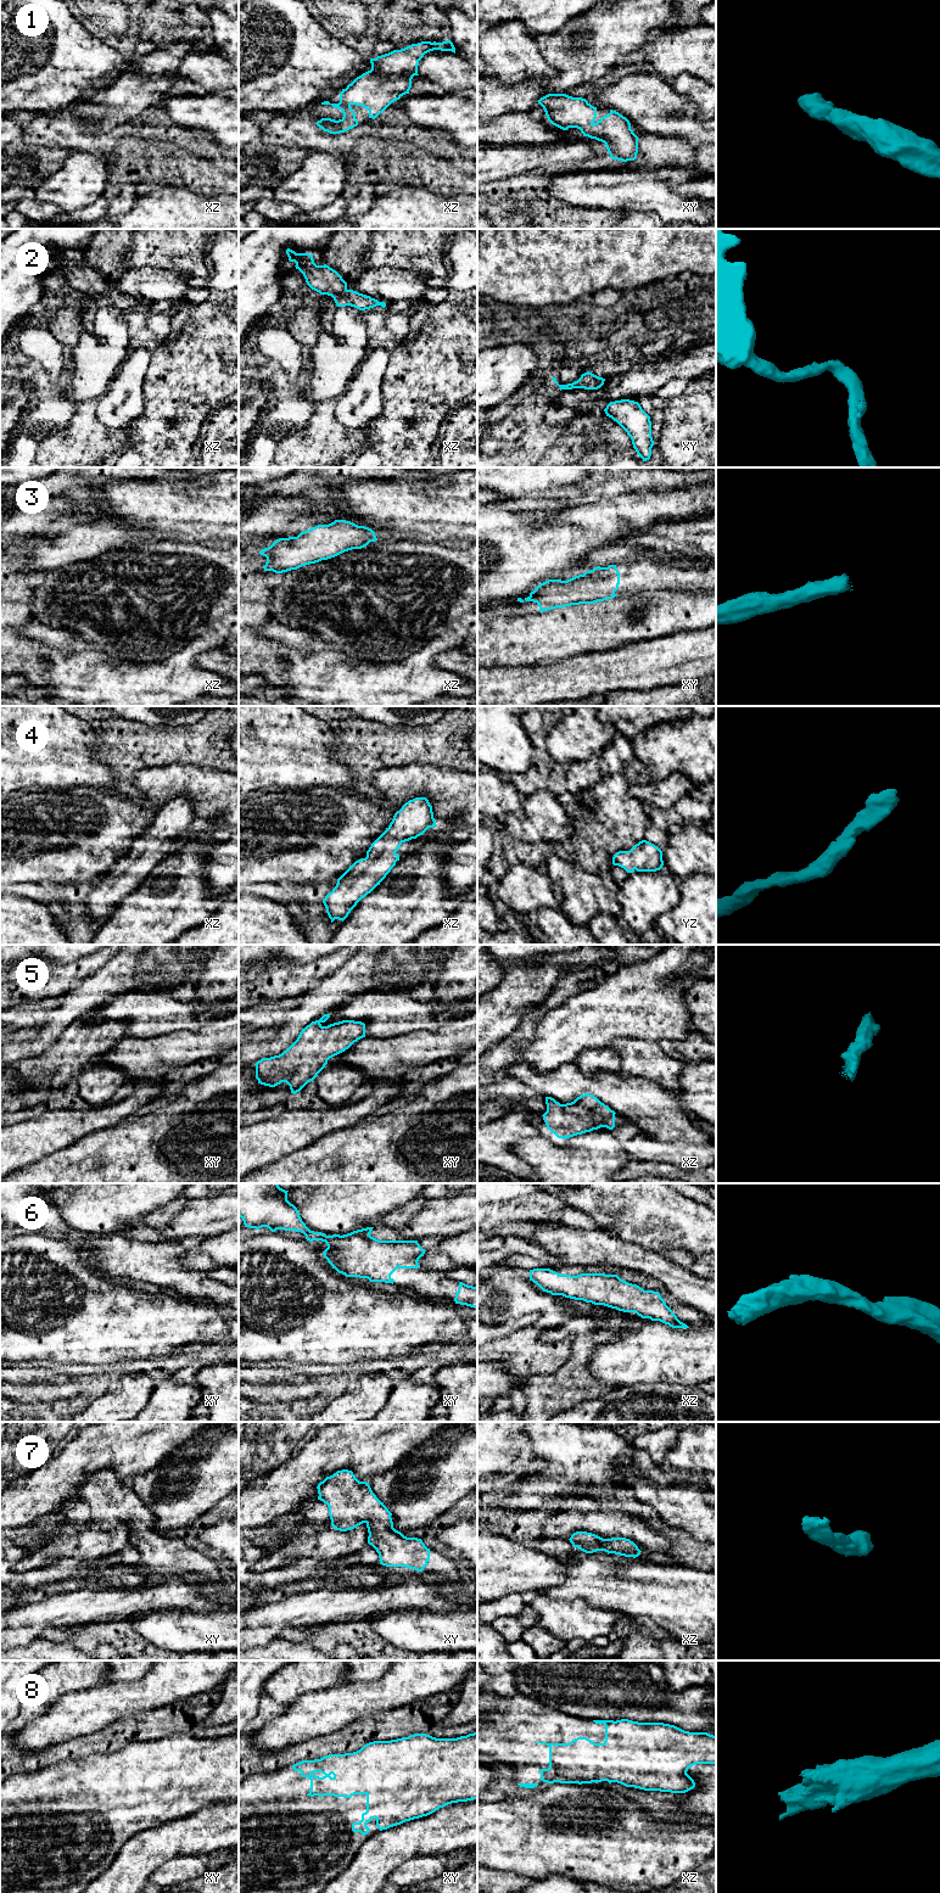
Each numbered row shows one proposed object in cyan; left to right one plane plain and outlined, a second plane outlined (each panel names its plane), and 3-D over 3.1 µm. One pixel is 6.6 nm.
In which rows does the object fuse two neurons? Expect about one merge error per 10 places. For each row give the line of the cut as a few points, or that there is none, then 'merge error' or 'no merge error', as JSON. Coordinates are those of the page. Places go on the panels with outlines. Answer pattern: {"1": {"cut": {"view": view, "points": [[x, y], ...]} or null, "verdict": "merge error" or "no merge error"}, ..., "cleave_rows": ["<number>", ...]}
{"1": {"cut": null, "verdict": "no merge error"}, "2": {"cut": null, "verdict": "no merge error"}, "3": {"cut": null, "verdict": "no merge error"}, "4": {"cut": null, "verdict": "no merge error"}, "5": {"cut": null, "verdict": "no merge error"}, "6": {"cut": null, "verdict": "no merge error"}, "7": {"cut": null, "verdict": "no merge error"}, "8": {"cut": null, "verdict": "no merge error"}, "cleave_rows": []}

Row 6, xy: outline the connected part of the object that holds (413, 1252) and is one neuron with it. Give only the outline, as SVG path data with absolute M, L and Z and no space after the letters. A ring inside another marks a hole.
M239 1183L239 1216L244 1225L259 1230L268 1227L272 1232L276 1230L296 1231L306 1236L309 1242L325 1242L328 1248L323 1251L324 1258L338 1273L346 1277L368 1278L370 1282L392 1283L391 1275L399 1268L418 1268L419 1259L424 1256L425 1249L418 1240L379 1240L370 1236L374 1227L367 1227L340 1236L326 1236L321 1232L310 1231L302 1221L297 1208L287 1200L287 1192L278 1183Z

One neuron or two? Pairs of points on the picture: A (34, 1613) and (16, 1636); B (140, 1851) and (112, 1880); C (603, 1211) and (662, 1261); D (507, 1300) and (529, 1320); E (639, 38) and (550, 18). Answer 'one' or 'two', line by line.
A: one
B: one
C: two
D: two
E: two

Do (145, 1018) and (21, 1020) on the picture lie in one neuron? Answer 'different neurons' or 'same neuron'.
different neurons

